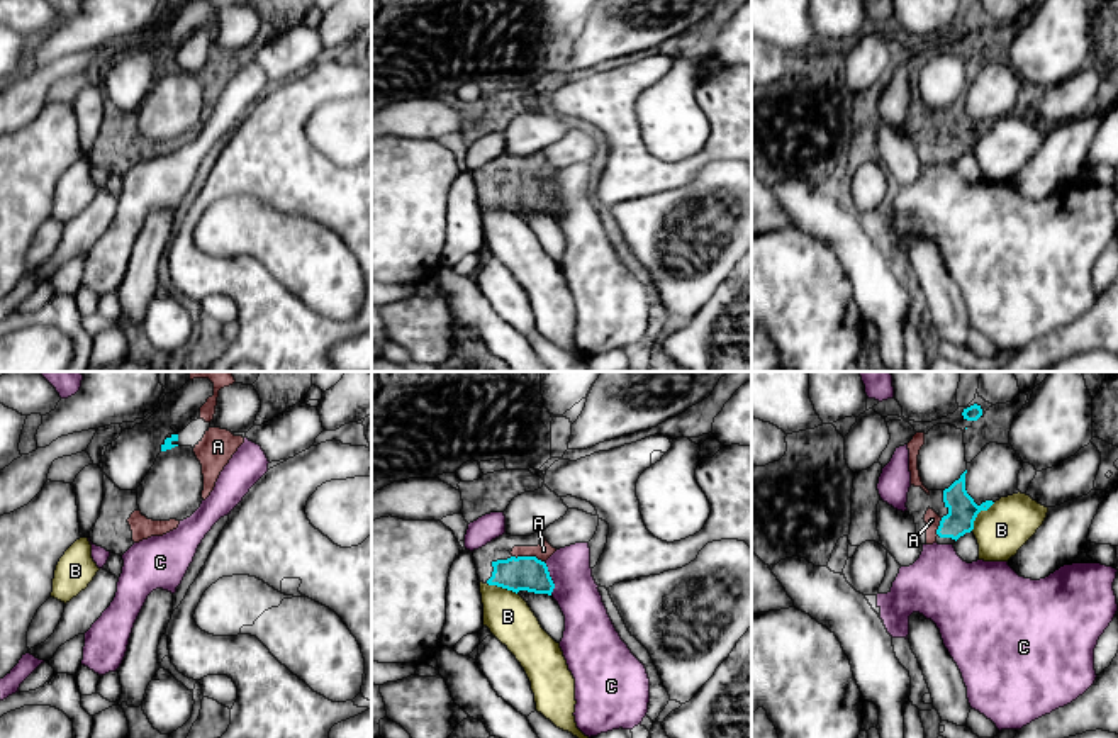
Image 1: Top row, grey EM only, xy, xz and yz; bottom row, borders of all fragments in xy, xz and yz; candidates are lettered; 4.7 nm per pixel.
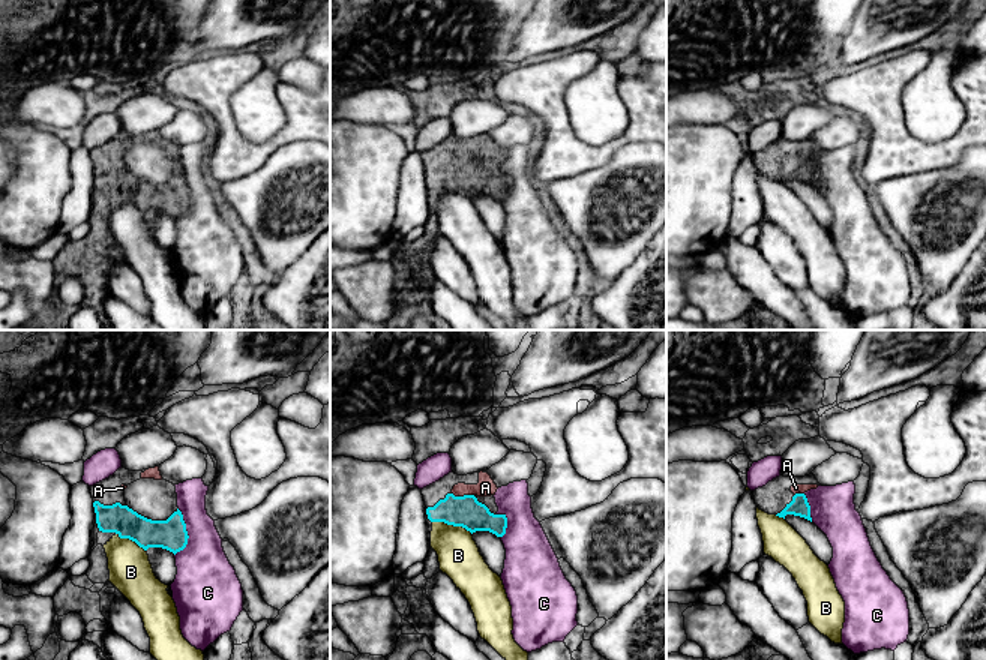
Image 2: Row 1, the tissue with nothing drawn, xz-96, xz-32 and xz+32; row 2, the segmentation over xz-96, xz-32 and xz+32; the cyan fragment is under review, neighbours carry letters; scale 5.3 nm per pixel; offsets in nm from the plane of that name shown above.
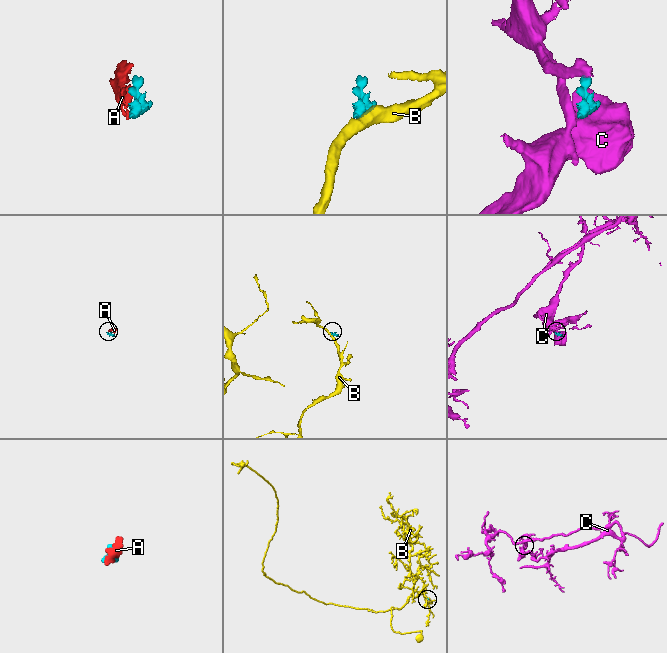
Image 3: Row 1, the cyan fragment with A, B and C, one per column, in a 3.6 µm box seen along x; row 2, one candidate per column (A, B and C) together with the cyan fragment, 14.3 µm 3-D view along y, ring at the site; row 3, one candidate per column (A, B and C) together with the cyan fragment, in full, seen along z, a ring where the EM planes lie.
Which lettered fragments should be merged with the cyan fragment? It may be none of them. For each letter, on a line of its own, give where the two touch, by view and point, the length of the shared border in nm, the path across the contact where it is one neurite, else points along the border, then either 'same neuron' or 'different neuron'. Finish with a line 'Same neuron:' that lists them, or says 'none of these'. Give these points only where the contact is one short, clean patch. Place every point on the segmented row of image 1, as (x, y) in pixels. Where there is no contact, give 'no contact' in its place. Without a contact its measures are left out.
A: contact xz (528, 557); length 160 nm; way xz (530, 574), (528, 557), (543, 550); same neuron
B: contact yz (978, 513); length 180 nm; border yz (995, 503), (978, 514), (971, 530); different neuron
C: contact xz (550, 579); length 170 nm; different neuron
Same neuron: A

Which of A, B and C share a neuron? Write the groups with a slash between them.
A / B / C

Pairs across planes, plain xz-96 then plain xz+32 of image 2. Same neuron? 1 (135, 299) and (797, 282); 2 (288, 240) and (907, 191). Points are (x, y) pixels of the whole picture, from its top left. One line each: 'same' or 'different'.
1: same
2: same

